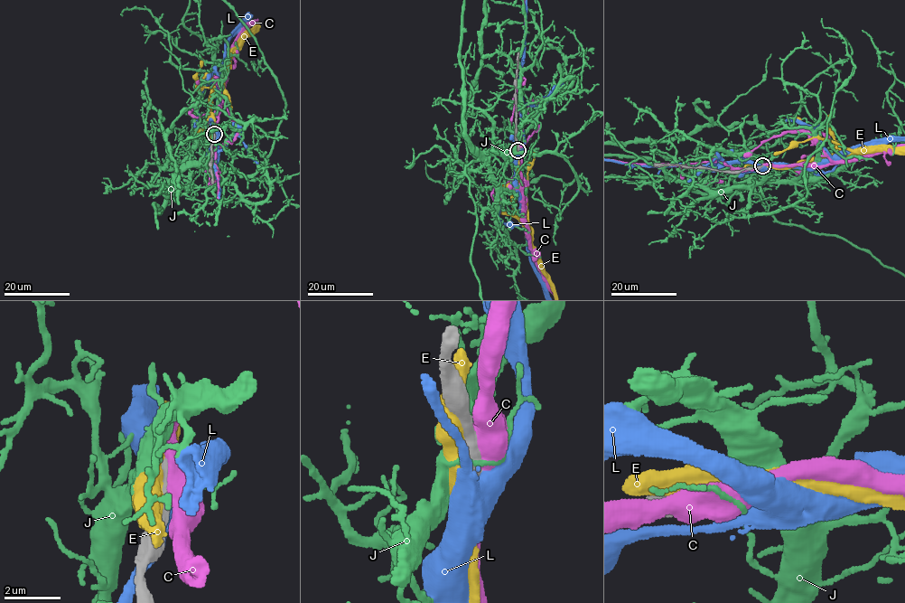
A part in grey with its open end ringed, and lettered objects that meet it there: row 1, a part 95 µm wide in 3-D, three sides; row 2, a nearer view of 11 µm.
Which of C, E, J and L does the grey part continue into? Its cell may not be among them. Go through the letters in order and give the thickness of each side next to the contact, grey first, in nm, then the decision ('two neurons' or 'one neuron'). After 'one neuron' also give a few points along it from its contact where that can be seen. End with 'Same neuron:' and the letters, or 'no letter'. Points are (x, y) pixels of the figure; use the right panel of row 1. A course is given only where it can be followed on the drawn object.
C: 500 nm thick on the grey side, 700 nm on the other; two neurons
E: 480 nm thick on the grey side, 700 nm on the other; two neurons
J: 480 nm thick on the grey side, 160 nm on the other; two neurons
L: 600 nm thick on the grey side, 750 nm on the other; two neurons
Same neuron: no letter

